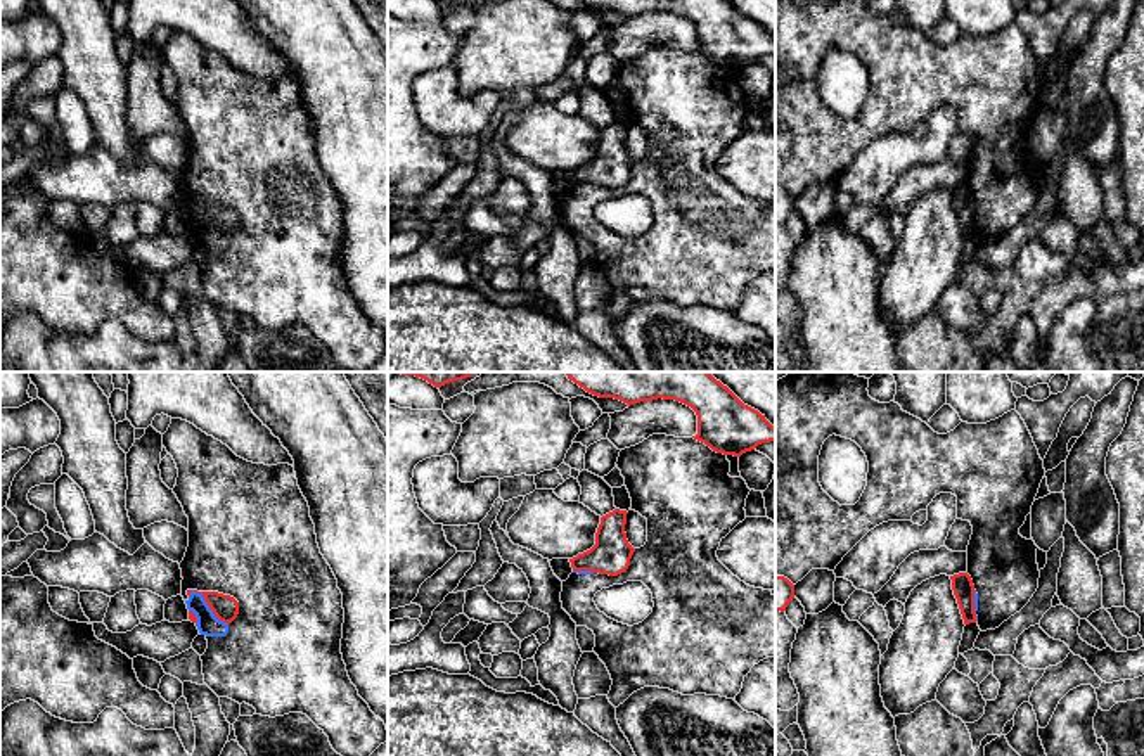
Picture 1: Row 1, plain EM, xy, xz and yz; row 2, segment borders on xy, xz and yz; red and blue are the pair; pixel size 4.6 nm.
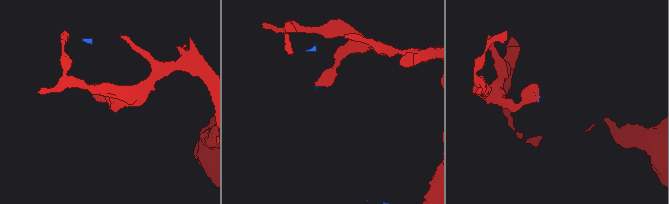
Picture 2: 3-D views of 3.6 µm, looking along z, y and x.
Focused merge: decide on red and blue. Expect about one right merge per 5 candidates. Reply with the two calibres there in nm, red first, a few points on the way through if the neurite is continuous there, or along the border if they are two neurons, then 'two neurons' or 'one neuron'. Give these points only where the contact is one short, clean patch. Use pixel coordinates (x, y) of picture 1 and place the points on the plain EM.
calibres 120 and 100 nm; border xy (189, 205), (196, 203), (227, 237); two neurons

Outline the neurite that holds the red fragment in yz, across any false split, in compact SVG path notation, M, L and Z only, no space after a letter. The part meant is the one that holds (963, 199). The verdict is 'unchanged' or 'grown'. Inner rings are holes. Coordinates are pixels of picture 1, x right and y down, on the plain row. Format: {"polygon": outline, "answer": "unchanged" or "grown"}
{"polygon": "M967 185L950 189L952 202L957 211L964 237L976 235L974 197Z", "answer": "unchanged"}

